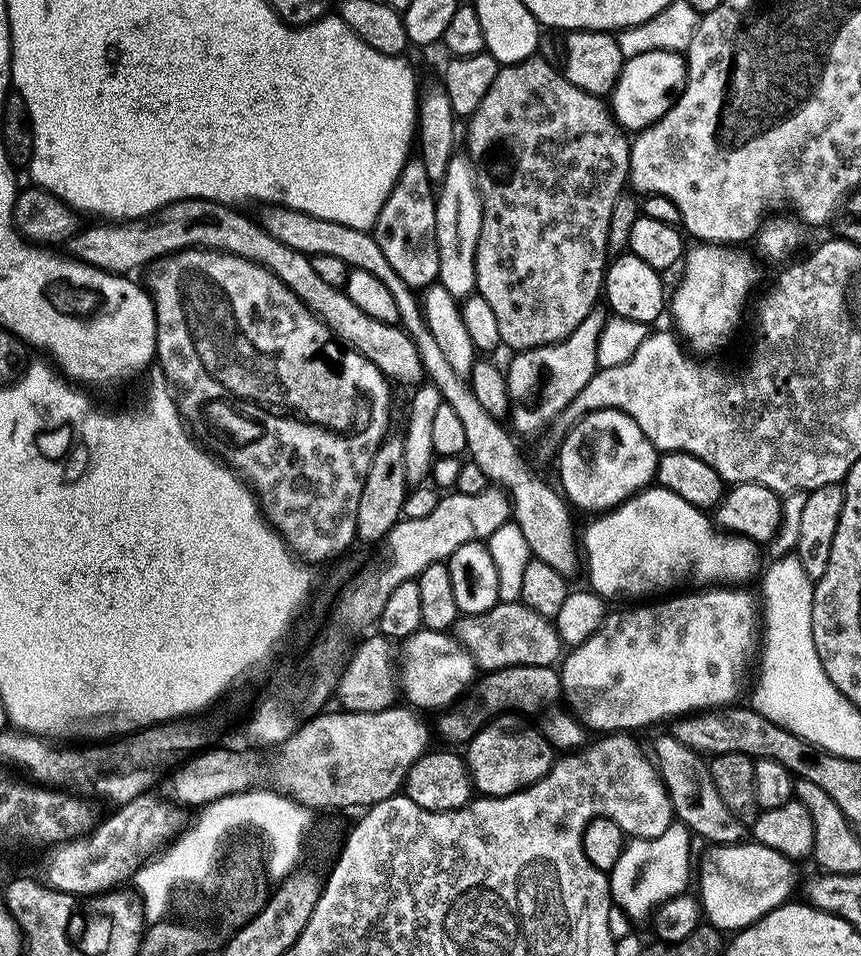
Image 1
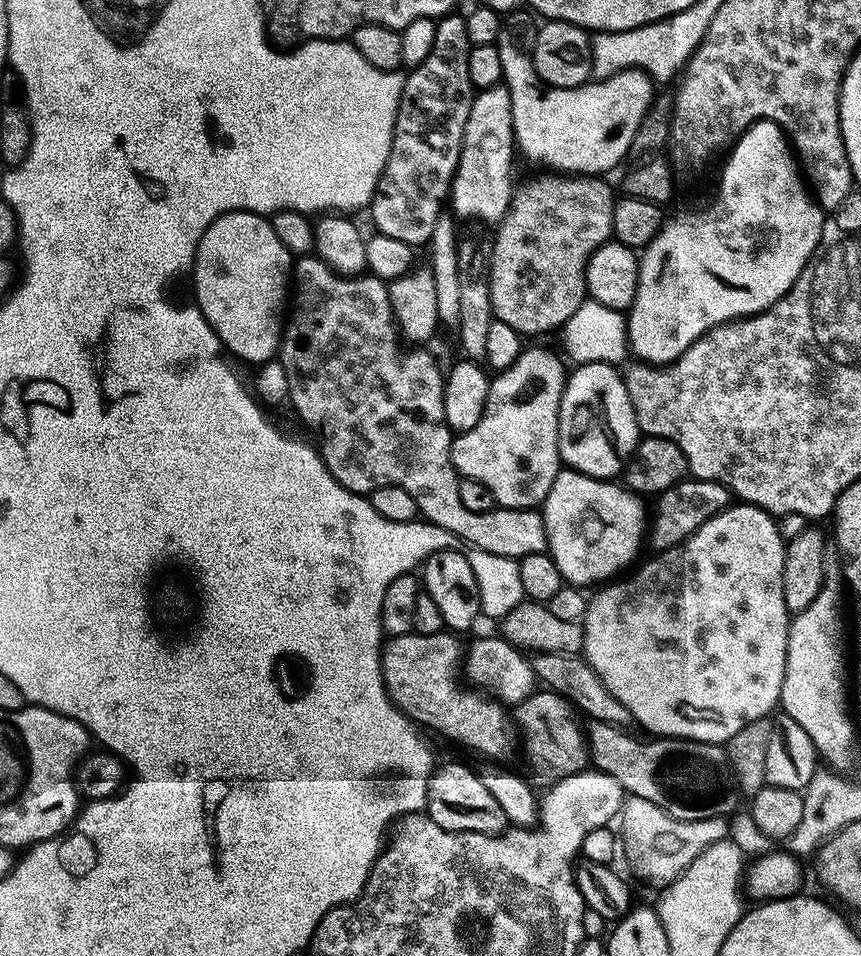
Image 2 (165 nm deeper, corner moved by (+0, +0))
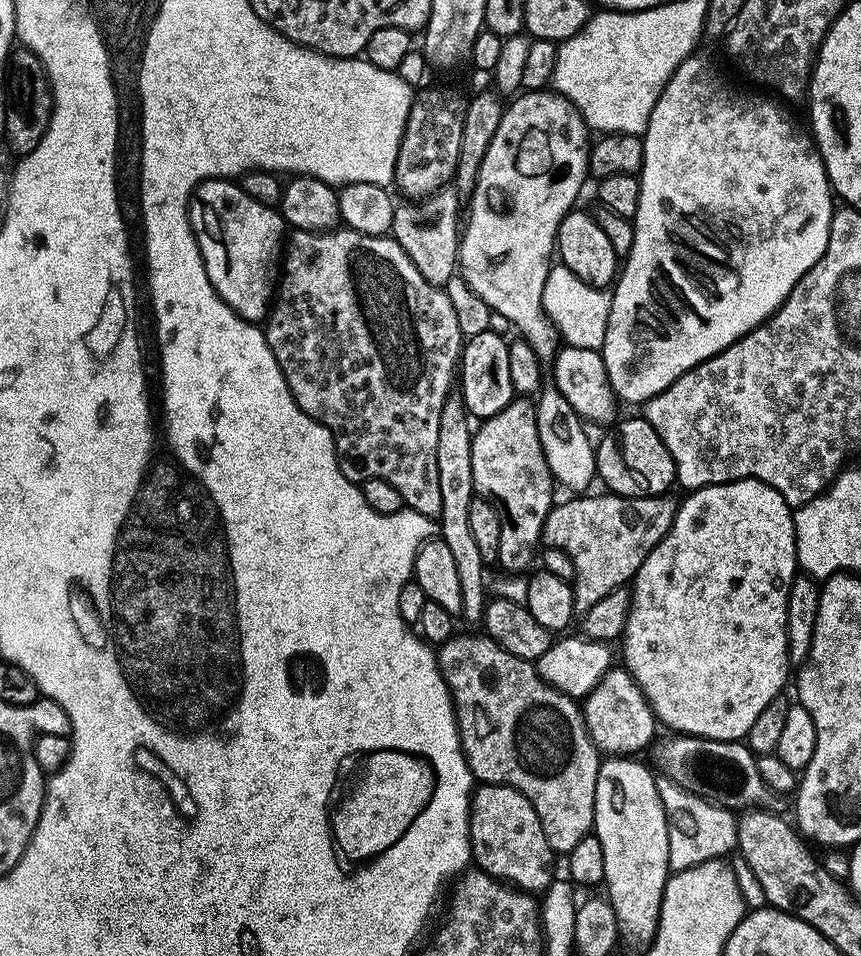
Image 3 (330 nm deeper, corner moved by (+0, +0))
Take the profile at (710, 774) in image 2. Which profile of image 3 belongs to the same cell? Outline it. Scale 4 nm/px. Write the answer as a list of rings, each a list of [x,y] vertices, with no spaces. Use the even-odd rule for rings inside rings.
[[[683,734],[669,735],[669,740],[657,739],[650,748],[650,764],[663,779],[672,780],[682,790],[694,794],[718,808],[726,808],[733,814],[743,813],[745,810],[759,810],[761,812],[783,813],[785,801],[766,782],[762,782],[762,774],[758,774],[757,755],[751,751],[747,743],[735,740],[703,740],[701,736],[686,736]]]

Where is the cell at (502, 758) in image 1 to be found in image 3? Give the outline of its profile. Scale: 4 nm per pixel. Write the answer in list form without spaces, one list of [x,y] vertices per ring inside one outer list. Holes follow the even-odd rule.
[[[613,667],[611,672],[604,675],[604,681],[588,695],[583,701],[582,711],[584,713],[584,722],[588,725],[588,733],[596,749],[608,758],[636,758],[641,754],[647,753],[653,742],[657,739],[658,721],[656,715],[652,713],[652,707],[648,705],[648,699],[642,694],[642,690],[636,684],[634,677],[623,667]]]

